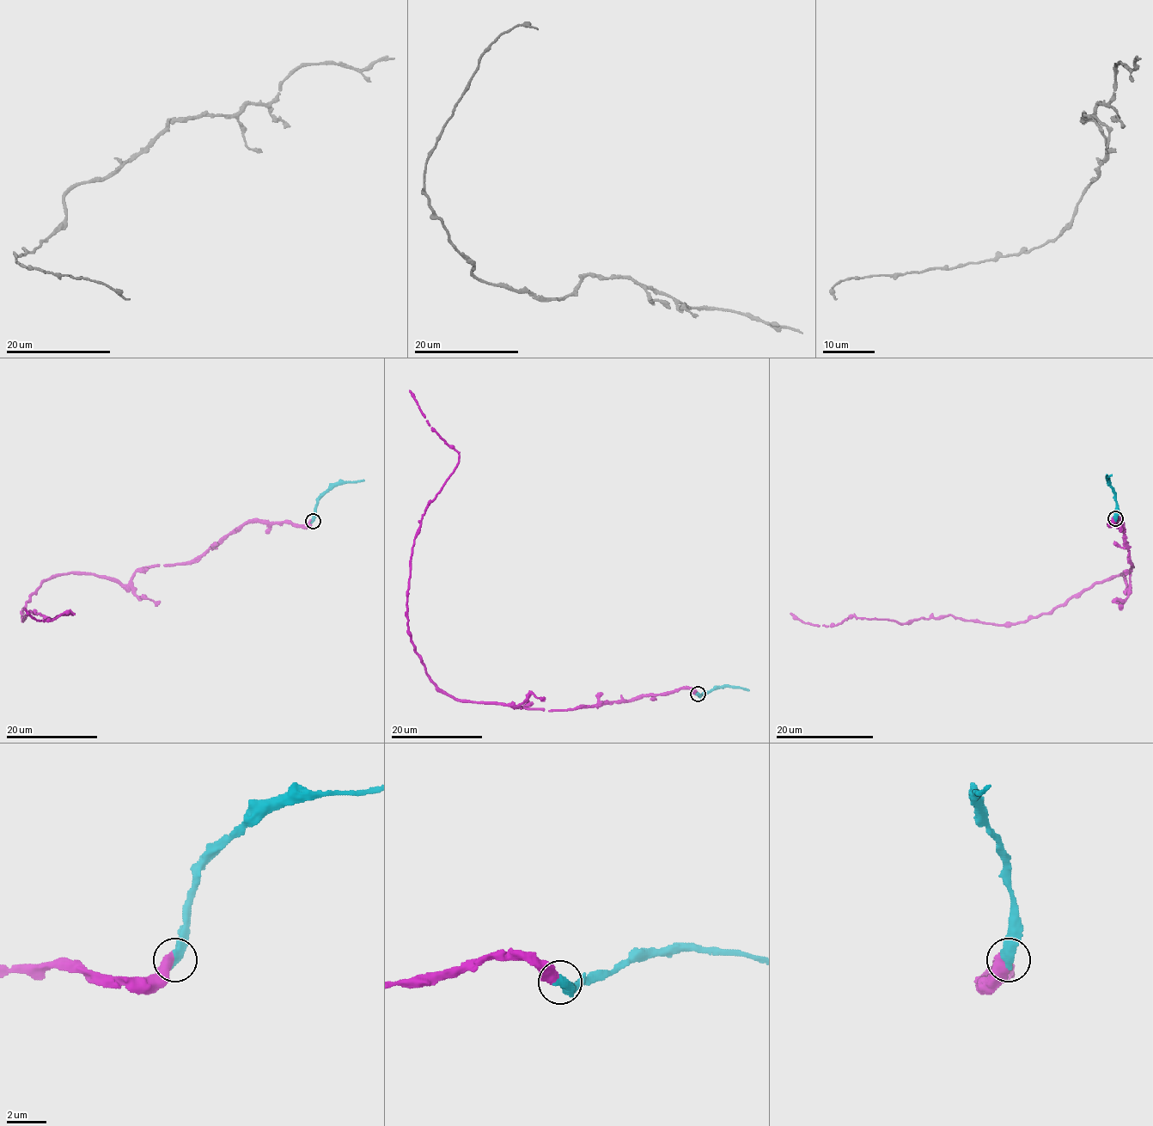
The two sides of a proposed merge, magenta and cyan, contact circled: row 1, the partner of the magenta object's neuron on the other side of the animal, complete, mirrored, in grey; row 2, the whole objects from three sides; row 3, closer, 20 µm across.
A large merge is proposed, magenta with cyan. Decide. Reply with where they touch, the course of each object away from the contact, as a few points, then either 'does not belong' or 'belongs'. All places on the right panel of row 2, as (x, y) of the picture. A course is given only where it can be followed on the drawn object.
(1115, 518) | magenta via (1115, 518), (1130, 585), (1111, 576), (1024, 621), (849, 616), (820, 626), (790, 613) | cyan via (1115, 518), (1115, 491), (1107, 481), (1111, 475) | belongs

